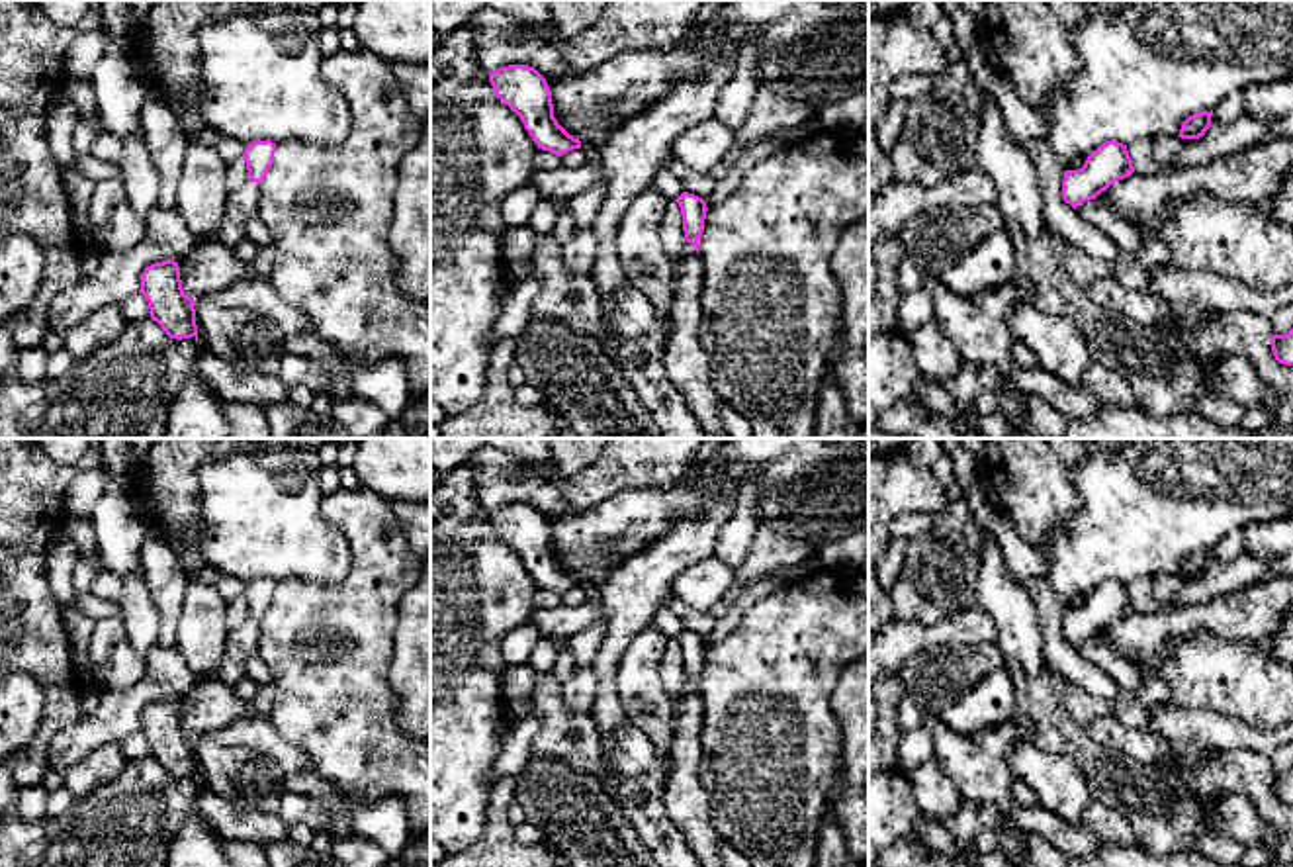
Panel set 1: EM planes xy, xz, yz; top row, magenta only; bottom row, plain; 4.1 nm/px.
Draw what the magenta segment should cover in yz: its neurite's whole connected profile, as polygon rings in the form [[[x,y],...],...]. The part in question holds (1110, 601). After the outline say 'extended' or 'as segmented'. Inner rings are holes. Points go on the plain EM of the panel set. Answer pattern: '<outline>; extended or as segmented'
[[[1107,579],[1099,583],[1078,609],[1066,609],[1062,618],[1062,638],[1074,648],[1082,640],[1095,638],[1111,622],[1135,611],[1127,583]]]; as segmented

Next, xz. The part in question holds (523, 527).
[[[503,505],[489,511],[489,521],[495,534],[520,556],[538,587],[557,595],[581,587],[581,579],[569,573],[554,556],[550,525],[534,505]]]; as segmented

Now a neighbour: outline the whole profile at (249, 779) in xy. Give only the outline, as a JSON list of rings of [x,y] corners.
[[[211,732],[194,740],[201,787],[229,799],[239,808],[278,812],[286,771],[266,753],[219,744]]]

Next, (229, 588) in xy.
[[[215,575],[213,585],[221,593],[221,597],[229,603],[245,593],[246,581],[233,575]]]

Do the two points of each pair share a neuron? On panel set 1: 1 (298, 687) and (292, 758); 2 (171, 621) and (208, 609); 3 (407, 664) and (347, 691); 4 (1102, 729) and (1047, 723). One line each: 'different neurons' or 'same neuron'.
1: different neurons
2: different neurons
3: different neurons
4: different neurons

